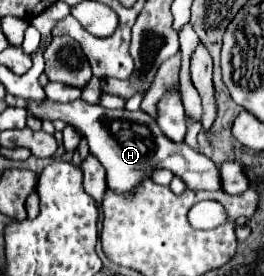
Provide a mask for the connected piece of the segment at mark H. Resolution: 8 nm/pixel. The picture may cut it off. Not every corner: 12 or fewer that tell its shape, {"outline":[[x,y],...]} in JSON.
{"outline":[[82,99],[32,115],[86,137],[106,183],[126,193],[156,167],[188,189],[222,191],[220,169],[166,139],[144,111]]}

